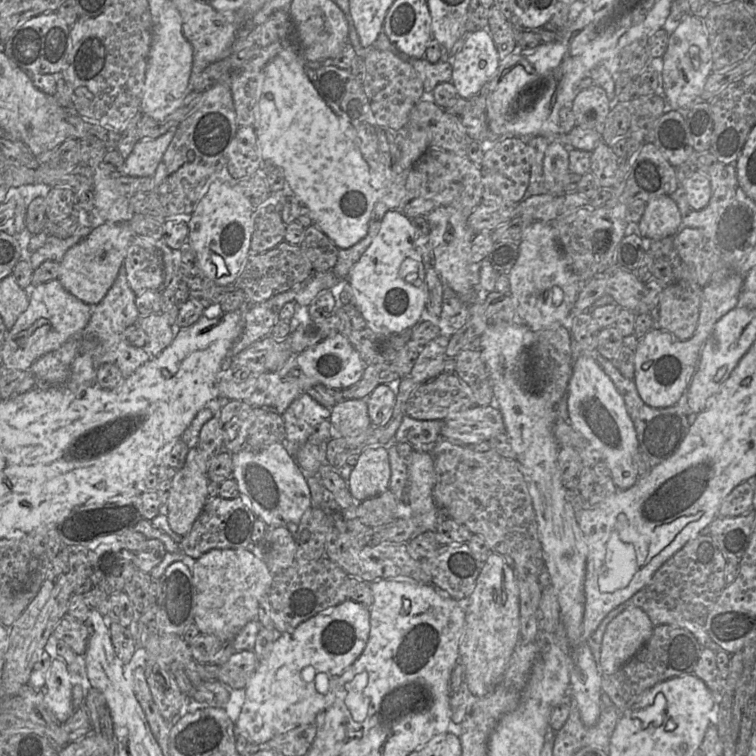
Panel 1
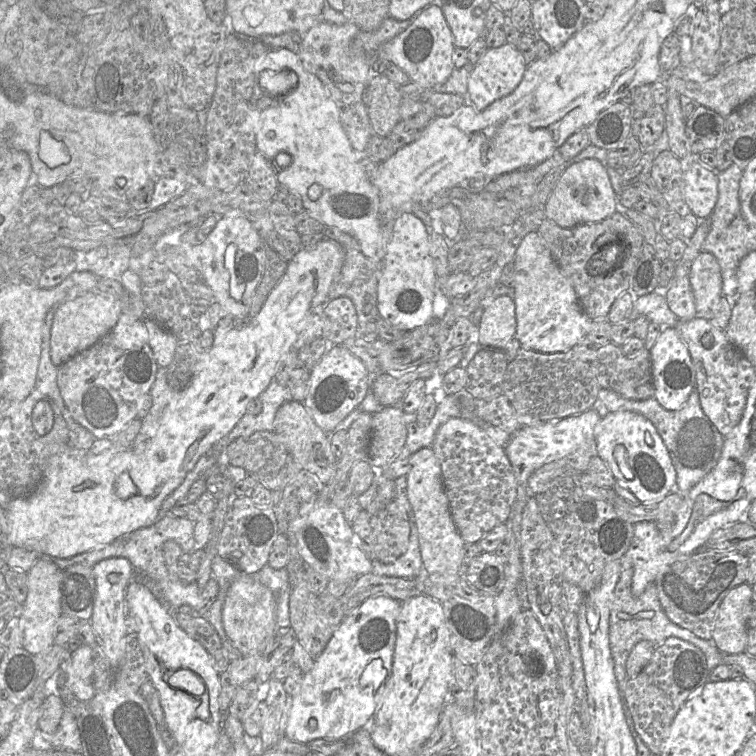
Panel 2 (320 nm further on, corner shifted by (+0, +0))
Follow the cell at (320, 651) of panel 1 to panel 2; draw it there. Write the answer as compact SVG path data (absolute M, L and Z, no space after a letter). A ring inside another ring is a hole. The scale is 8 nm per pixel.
M379 595L368 598L345 616L323 653L315 659L313 669L304 675L297 694L290 698L285 737L304 744L316 739L341 739L373 722L391 680L400 606L400 601Z

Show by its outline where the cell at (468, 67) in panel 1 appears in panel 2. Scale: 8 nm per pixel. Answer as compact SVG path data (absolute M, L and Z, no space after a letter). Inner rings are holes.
M510 44L487 49L473 65L468 78L467 94L476 109L484 110L512 93L527 65L517 48Z

